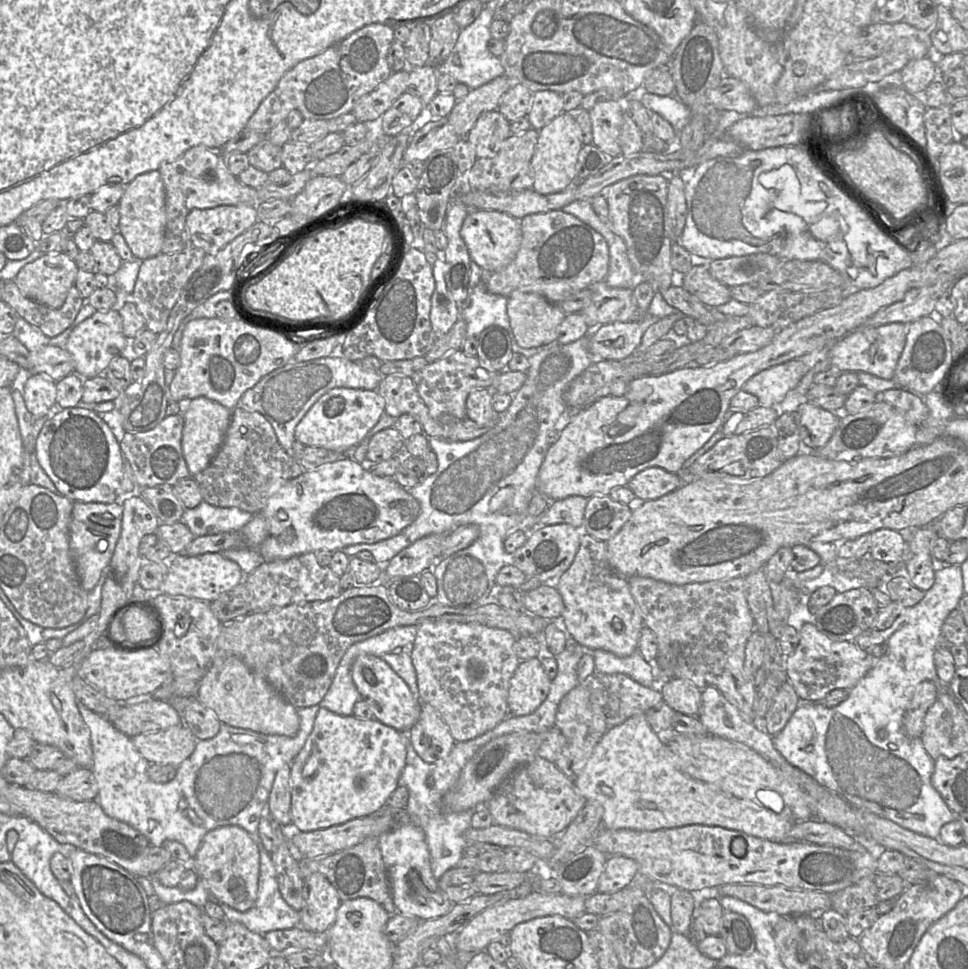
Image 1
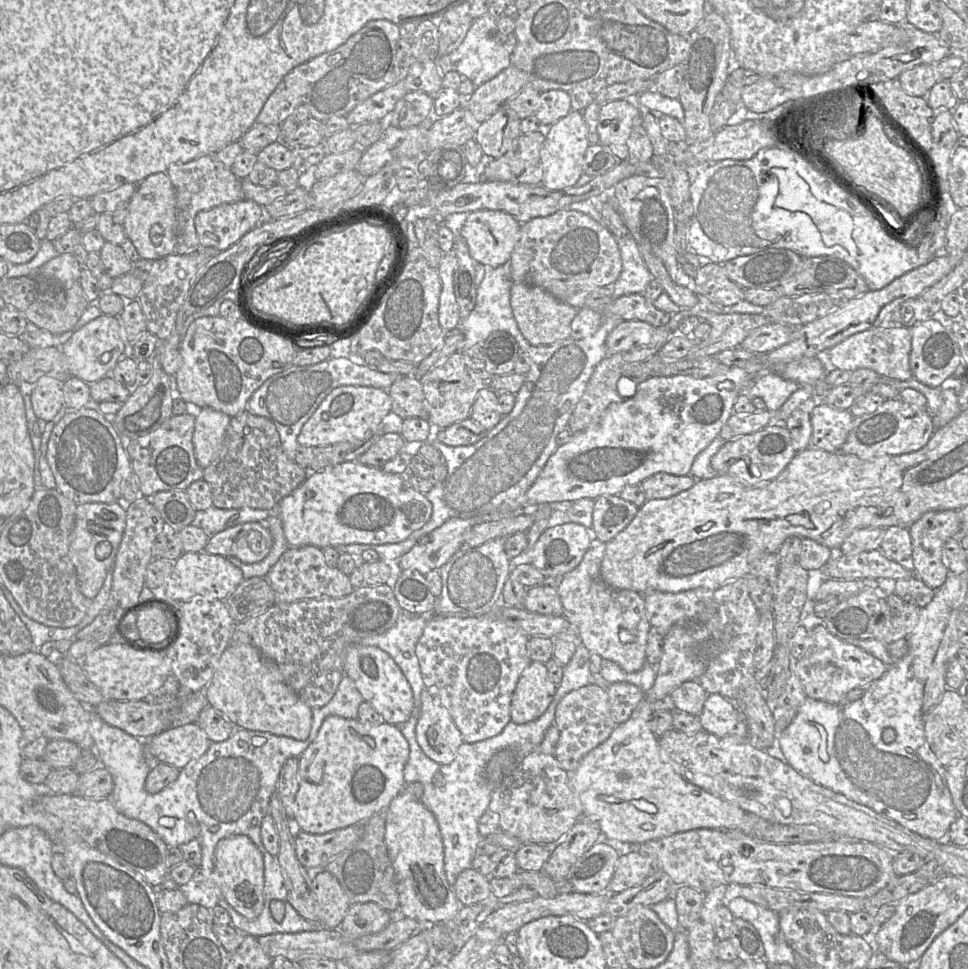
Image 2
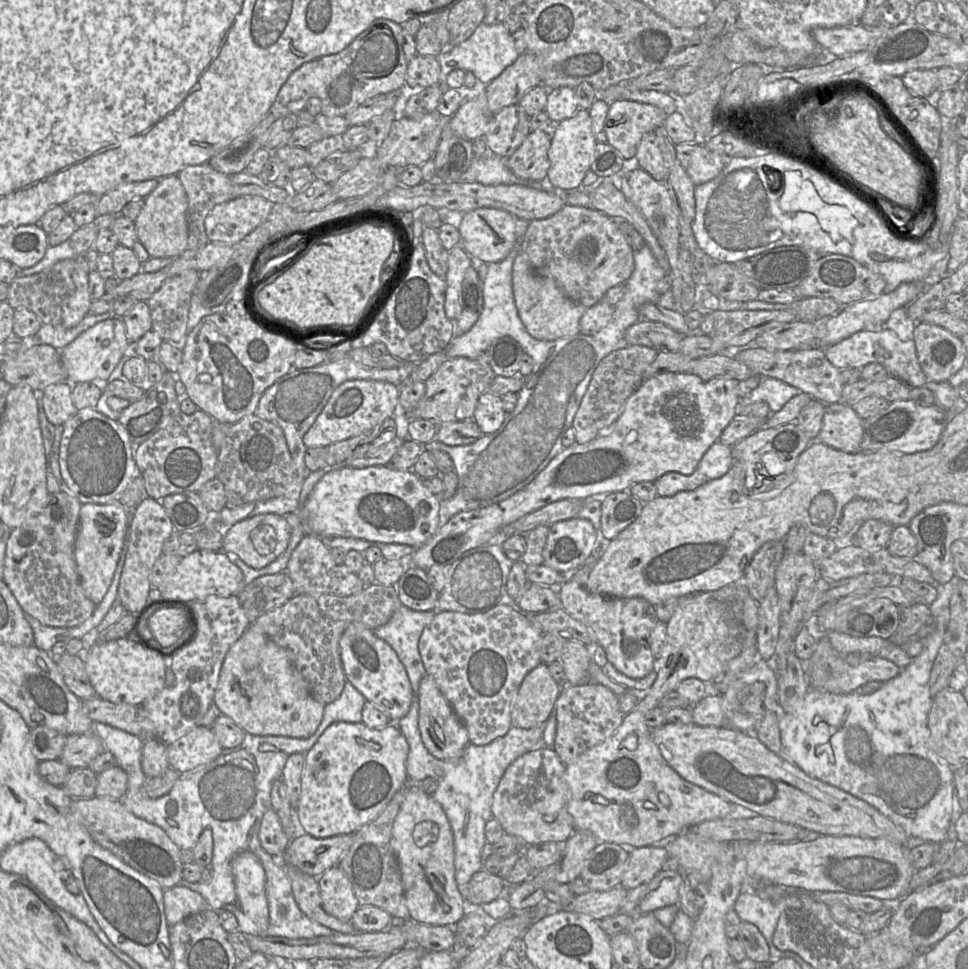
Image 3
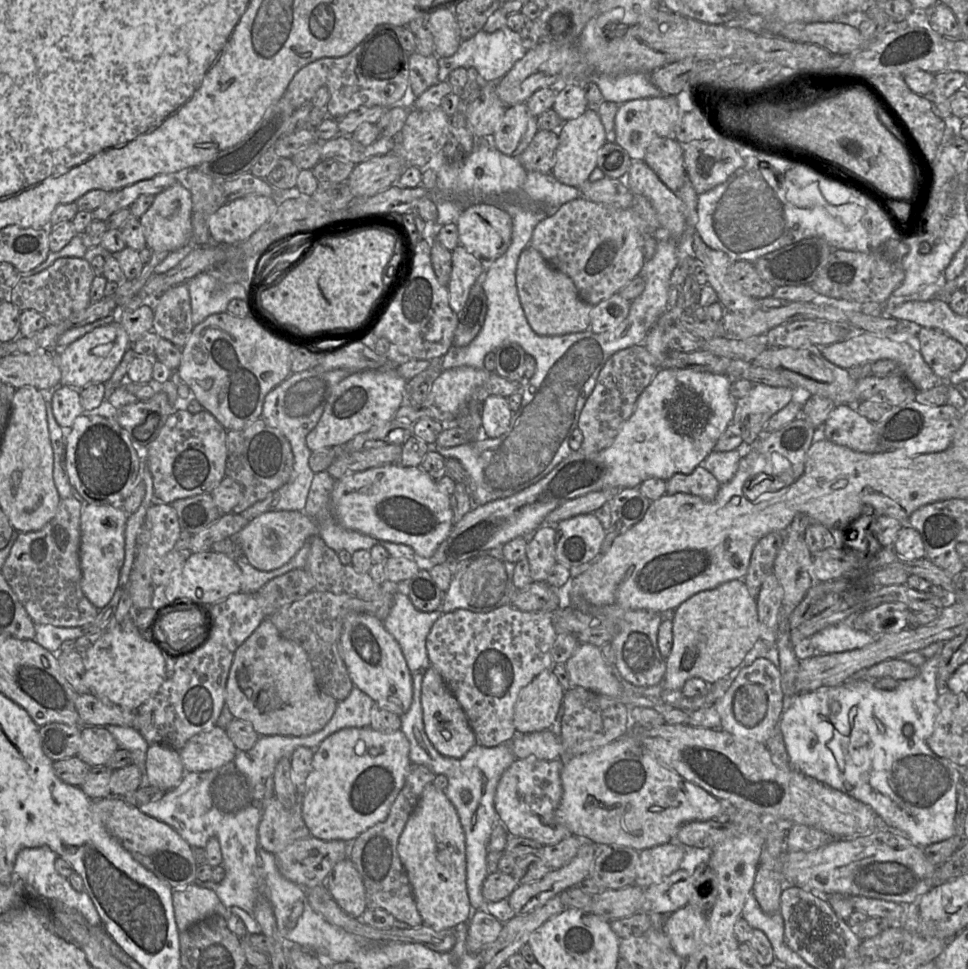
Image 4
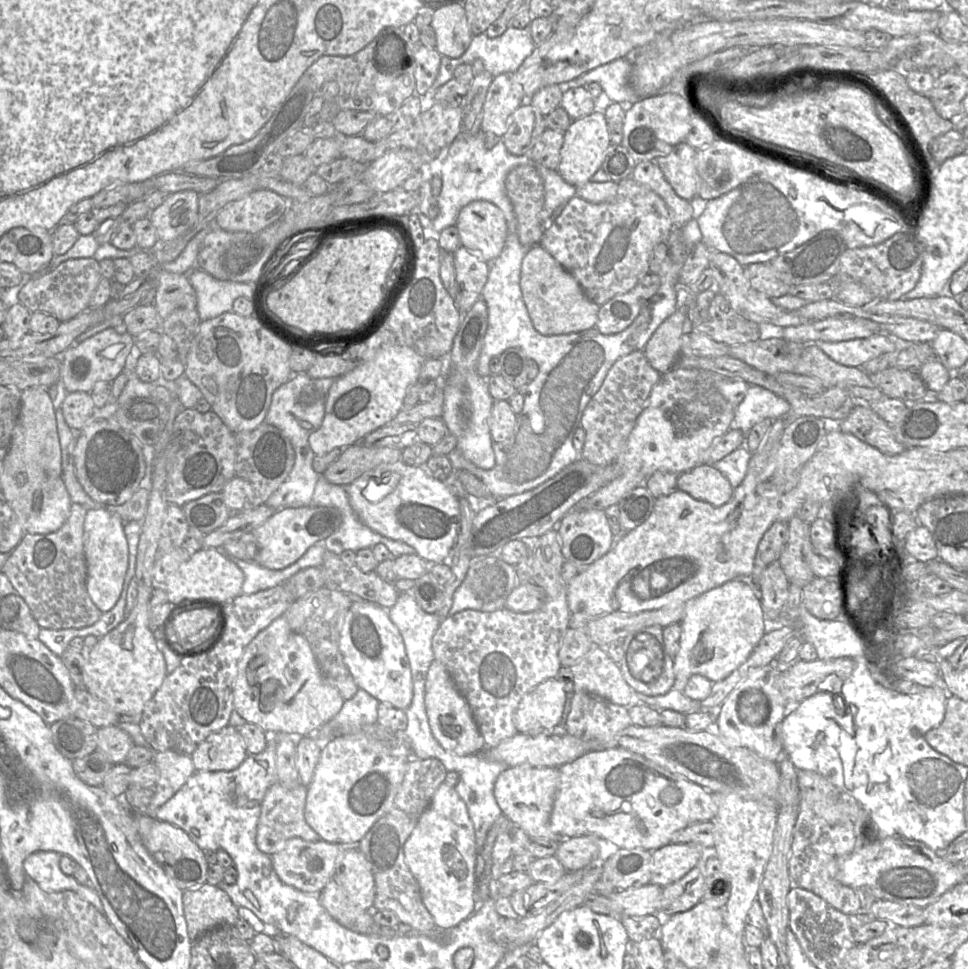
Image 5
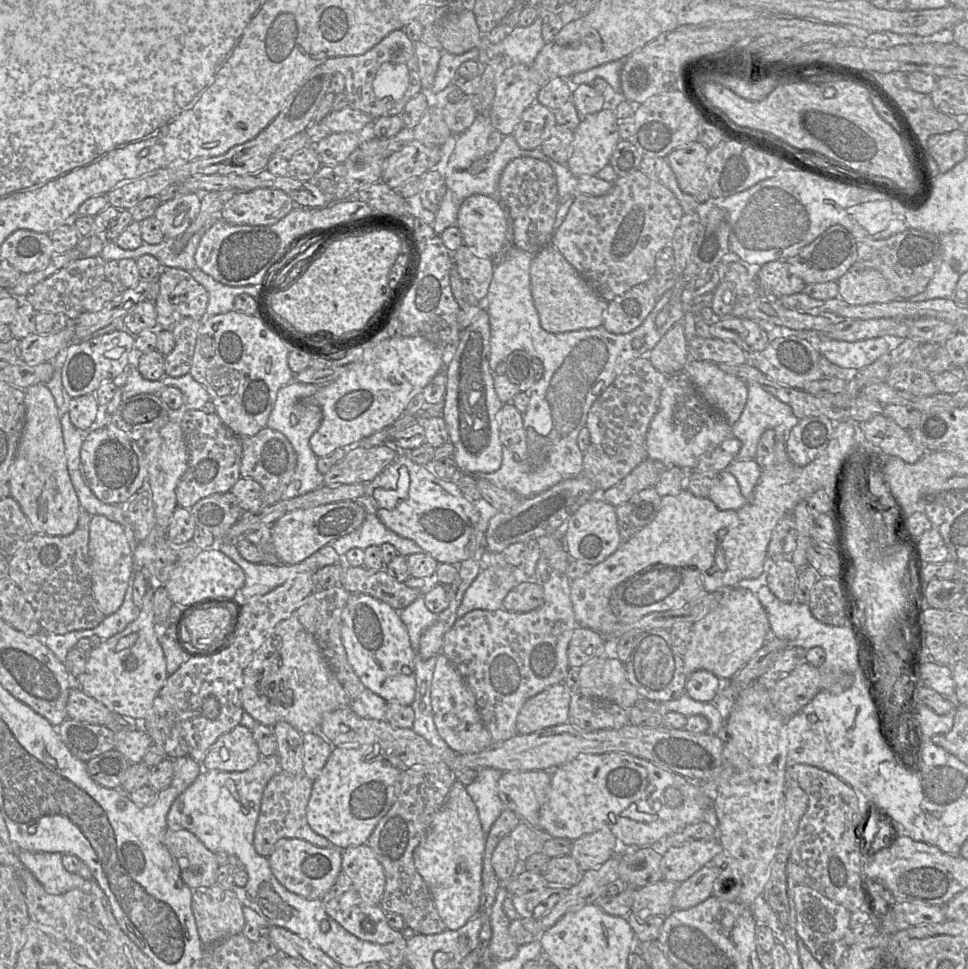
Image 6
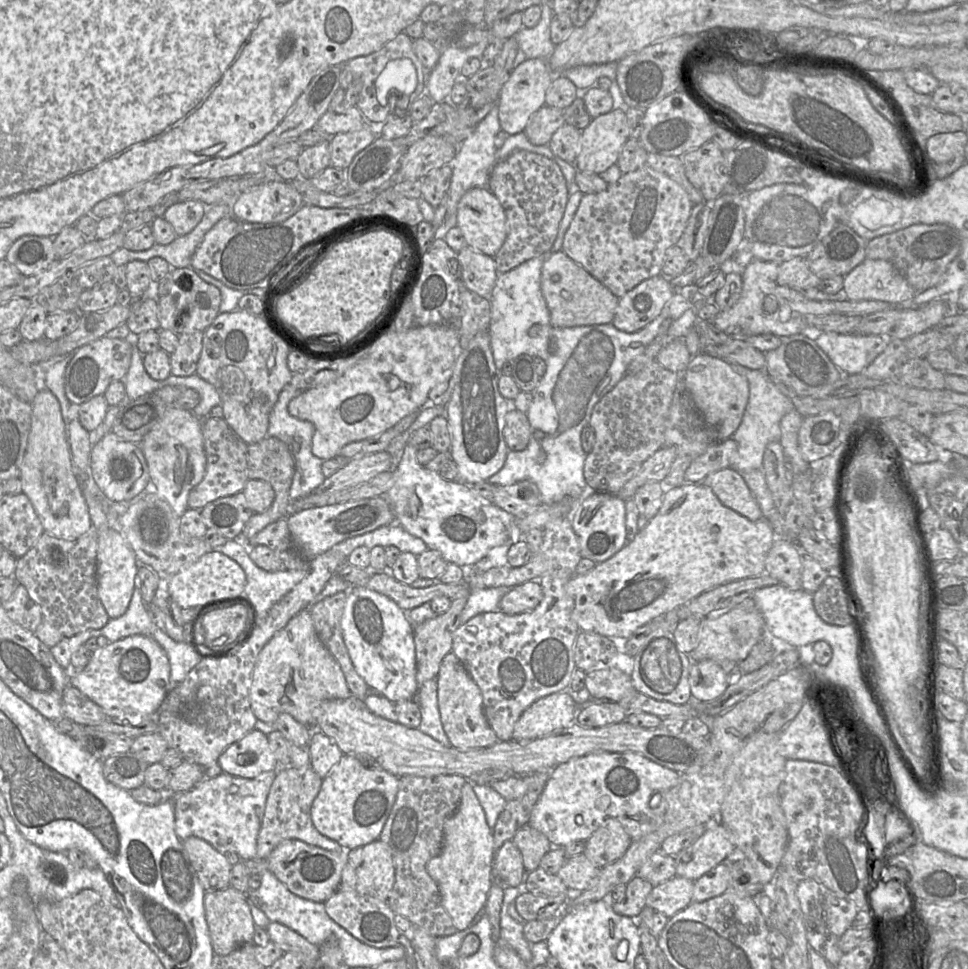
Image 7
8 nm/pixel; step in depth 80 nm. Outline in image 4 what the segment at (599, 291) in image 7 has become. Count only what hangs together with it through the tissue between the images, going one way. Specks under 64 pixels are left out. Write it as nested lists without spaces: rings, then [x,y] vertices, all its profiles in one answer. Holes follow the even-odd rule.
[[[530,245],[523,250],[518,259],[516,286],[526,319],[536,334],[556,336],[589,329],[593,305],[581,299],[569,276],[550,266]]]

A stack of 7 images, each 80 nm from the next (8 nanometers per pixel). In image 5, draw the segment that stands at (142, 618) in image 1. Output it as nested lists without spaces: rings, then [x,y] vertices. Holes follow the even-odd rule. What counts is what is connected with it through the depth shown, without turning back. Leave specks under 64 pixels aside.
[[[209,608],[184,611],[172,616],[166,626],[171,627],[178,637],[177,645],[198,643],[210,637],[217,629],[219,616]]]

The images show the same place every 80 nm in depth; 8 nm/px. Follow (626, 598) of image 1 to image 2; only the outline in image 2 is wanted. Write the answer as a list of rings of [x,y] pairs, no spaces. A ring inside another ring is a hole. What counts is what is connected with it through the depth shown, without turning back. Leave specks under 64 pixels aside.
[[[592,537],[581,562],[564,574],[556,590],[560,597],[562,615],[578,630],[582,644],[602,659],[618,664],[627,673],[637,672],[646,664],[646,645],[651,627],[643,594],[608,586],[600,575],[606,544]]]

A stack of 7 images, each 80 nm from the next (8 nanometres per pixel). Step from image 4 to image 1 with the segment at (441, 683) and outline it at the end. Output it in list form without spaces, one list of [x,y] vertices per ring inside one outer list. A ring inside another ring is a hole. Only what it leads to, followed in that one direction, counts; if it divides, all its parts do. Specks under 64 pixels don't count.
[[[421,703],[420,717],[410,732],[414,750],[427,763],[445,758],[455,744],[449,727],[428,703]]]

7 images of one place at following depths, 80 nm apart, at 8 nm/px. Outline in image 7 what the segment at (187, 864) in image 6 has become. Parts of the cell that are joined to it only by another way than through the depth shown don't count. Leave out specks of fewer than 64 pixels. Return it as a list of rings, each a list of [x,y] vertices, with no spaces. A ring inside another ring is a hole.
[[[189,837],[183,846],[205,891],[216,891],[229,887],[232,865],[226,856],[216,851],[208,842]]]

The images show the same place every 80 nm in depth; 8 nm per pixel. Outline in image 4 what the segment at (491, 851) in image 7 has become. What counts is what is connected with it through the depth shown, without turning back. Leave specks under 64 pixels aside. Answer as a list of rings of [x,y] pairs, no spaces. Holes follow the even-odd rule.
[[[427,785],[398,840],[397,851],[413,889],[423,923],[435,930],[469,920],[465,834],[457,811],[444,791]]]

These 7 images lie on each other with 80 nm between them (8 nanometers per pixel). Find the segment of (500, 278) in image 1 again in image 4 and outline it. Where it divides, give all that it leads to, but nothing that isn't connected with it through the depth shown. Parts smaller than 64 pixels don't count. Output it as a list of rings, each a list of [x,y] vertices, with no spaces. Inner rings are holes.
[[[634,194],[632,205],[627,209],[611,208],[580,197],[563,204],[555,213],[539,222],[533,230],[530,246],[536,249],[550,266],[571,278],[582,300],[590,305],[595,305],[619,292],[625,285],[640,274],[645,264],[643,254],[644,238],[645,236],[653,236],[654,231],[659,227],[660,223],[658,221],[656,211],[651,202],[643,195]]]

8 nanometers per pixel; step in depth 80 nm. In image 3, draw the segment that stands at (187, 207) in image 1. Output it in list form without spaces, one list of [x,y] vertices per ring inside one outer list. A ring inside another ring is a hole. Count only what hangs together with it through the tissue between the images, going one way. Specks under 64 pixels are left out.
[[[208,162],[191,165],[177,174],[187,195],[188,246],[196,250],[209,242],[204,220],[214,206],[234,196],[231,176],[212,168]]]

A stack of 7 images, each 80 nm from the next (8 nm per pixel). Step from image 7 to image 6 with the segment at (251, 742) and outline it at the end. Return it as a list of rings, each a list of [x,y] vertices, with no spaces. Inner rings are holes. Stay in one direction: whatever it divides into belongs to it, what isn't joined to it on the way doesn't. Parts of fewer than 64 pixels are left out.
[[[238,725],[212,744],[201,765],[203,770],[243,772],[253,767],[260,757],[252,730]]]

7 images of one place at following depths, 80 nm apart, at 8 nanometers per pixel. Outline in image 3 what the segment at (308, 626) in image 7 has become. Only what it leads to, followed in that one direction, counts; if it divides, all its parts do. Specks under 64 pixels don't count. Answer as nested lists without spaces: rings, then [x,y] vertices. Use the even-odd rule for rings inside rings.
[[[252,626],[228,650],[220,670],[213,704],[220,715],[230,717],[246,733],[300,739],[315,733],[322,721],[326,705],[312,697],[306,681],[294,665],[290,651],[277,645],[264,633],[252,629]]]

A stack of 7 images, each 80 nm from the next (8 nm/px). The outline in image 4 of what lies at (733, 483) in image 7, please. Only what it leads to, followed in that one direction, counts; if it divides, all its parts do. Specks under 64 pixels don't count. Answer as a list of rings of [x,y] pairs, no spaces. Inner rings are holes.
[[[701,464],[691,474],[676,473],[666,481],[666,494],[686,493],[707,502],[715,500],[721,484]]]

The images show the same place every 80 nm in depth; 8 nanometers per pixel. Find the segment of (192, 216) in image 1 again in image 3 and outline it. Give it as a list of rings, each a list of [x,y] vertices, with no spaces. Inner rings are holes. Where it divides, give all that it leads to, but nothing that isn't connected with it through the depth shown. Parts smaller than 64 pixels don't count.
[[[239,196],[218,204],[204,220],[207,238],[213,243],[242,240],[269,215],[274,204],[261,196]]]

